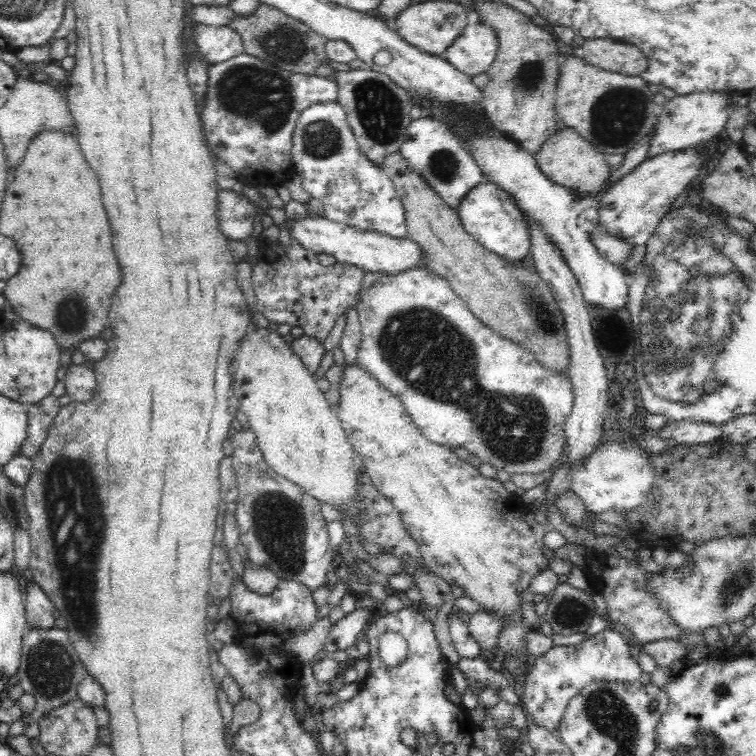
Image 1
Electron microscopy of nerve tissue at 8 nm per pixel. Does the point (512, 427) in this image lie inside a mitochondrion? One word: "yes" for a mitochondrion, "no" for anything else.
yes

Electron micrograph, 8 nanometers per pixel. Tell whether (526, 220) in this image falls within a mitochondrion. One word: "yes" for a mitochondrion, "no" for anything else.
no

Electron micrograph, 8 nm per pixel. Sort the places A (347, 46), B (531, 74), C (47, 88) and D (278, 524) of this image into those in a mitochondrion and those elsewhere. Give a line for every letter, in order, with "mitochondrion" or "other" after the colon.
A: other
B: mitochondrion
C: other
D: mitochondrion

